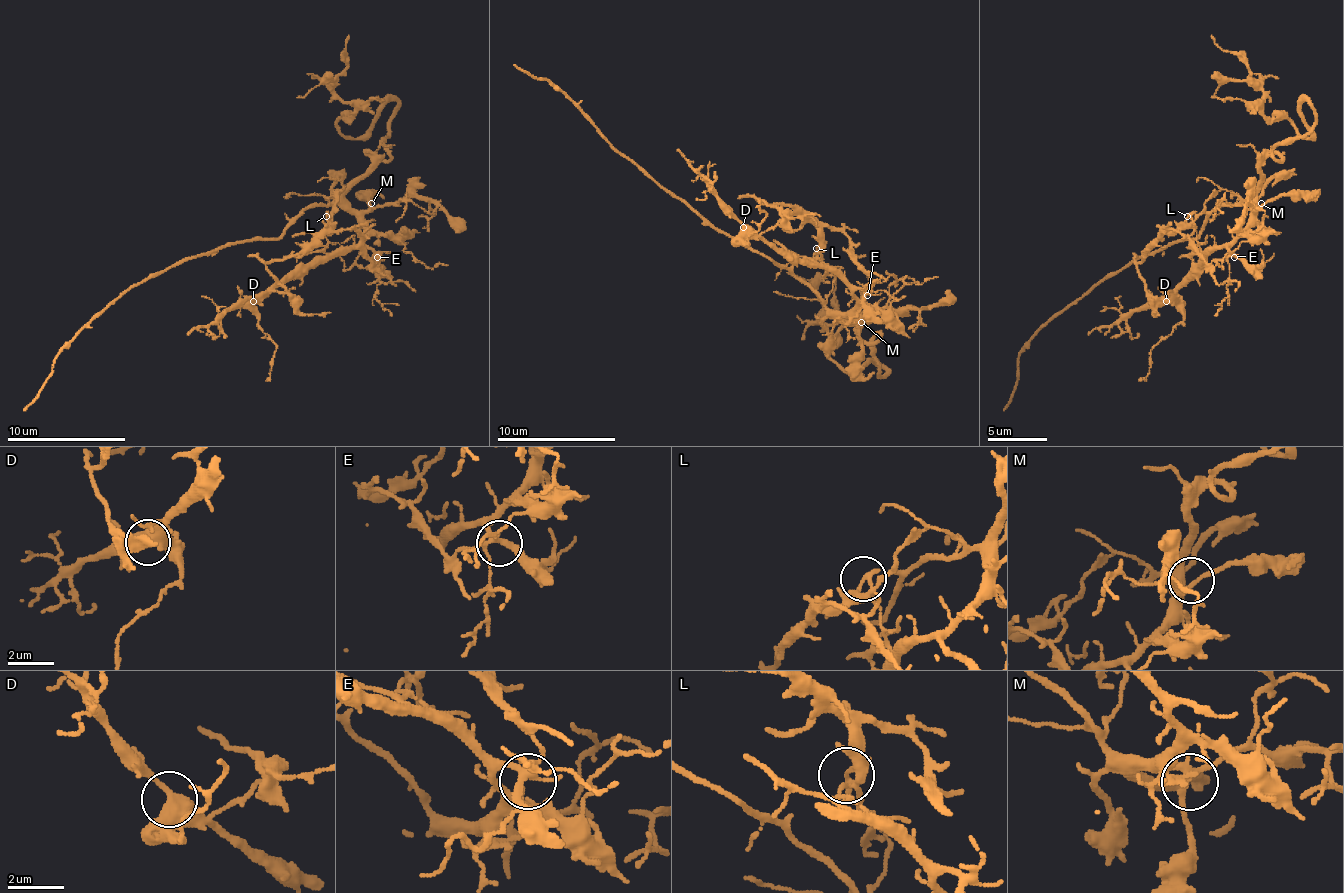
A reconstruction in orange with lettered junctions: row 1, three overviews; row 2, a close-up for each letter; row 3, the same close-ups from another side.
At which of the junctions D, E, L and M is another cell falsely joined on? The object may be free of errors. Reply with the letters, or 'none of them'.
L

